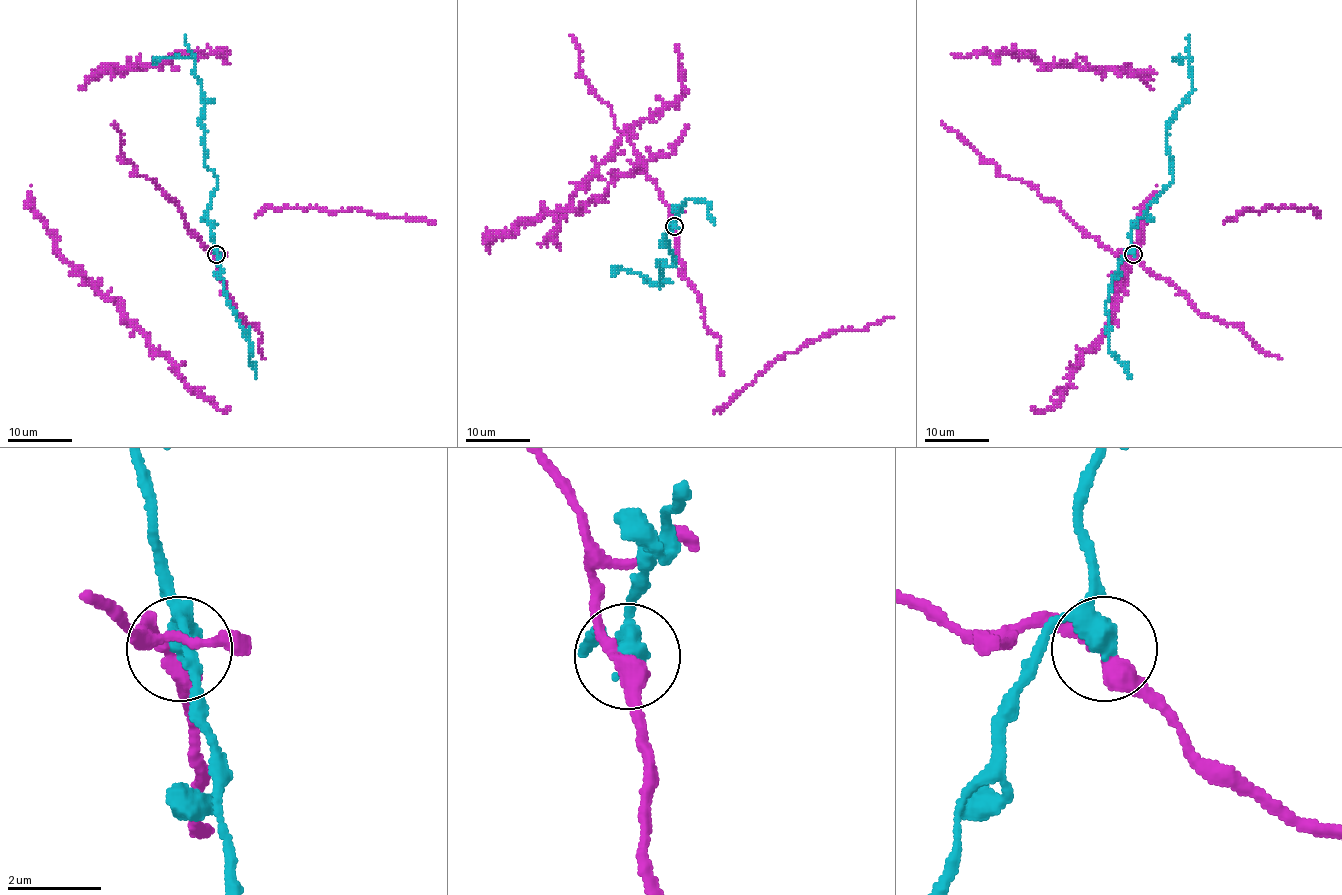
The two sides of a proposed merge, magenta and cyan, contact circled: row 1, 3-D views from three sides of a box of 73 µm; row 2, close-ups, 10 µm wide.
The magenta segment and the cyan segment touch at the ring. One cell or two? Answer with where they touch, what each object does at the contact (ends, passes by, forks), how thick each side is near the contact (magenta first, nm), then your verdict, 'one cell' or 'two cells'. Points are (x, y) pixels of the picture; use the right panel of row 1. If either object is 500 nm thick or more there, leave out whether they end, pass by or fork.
place (1133, 254); magenta passes by; cyan passes by; calibres 340 and 360 nm; two cells

